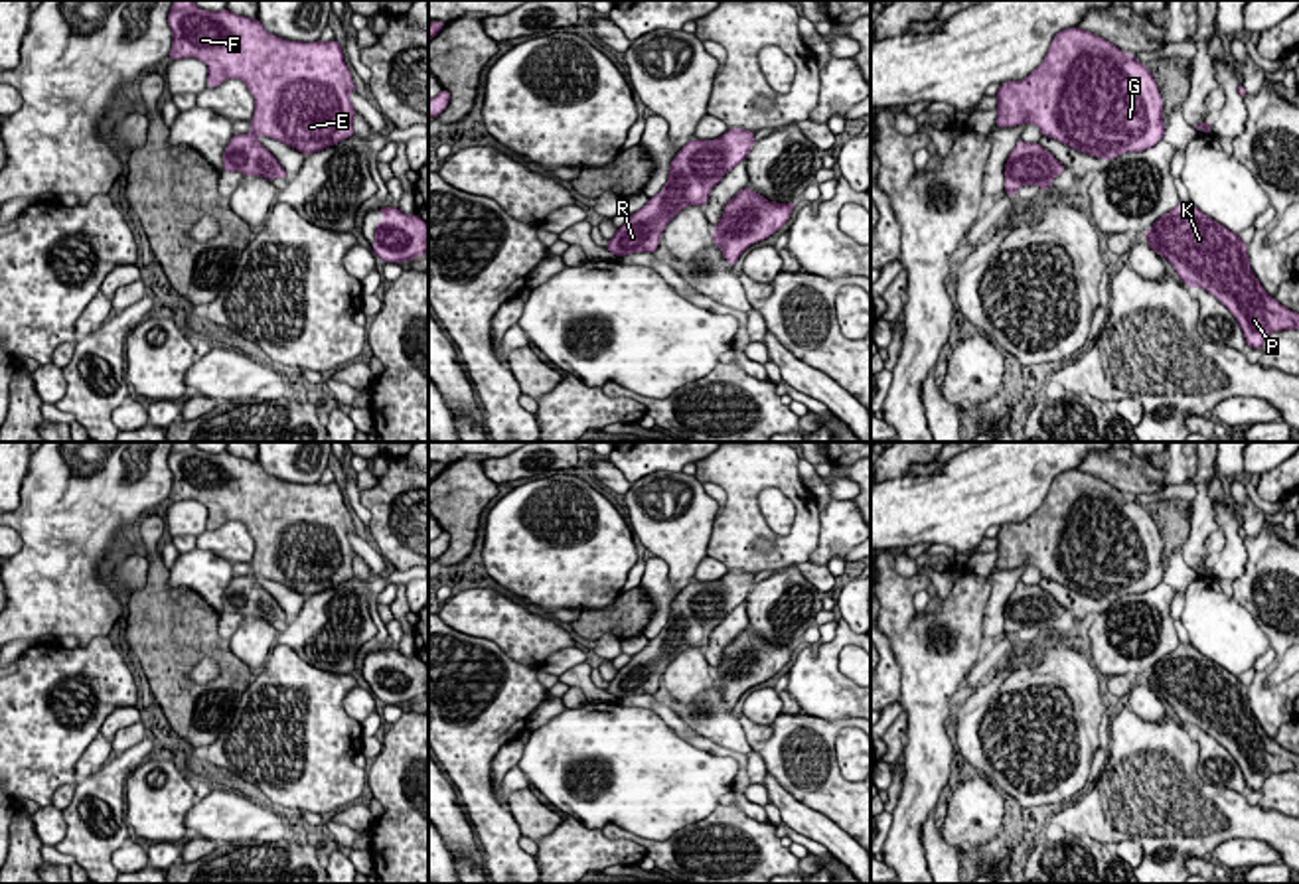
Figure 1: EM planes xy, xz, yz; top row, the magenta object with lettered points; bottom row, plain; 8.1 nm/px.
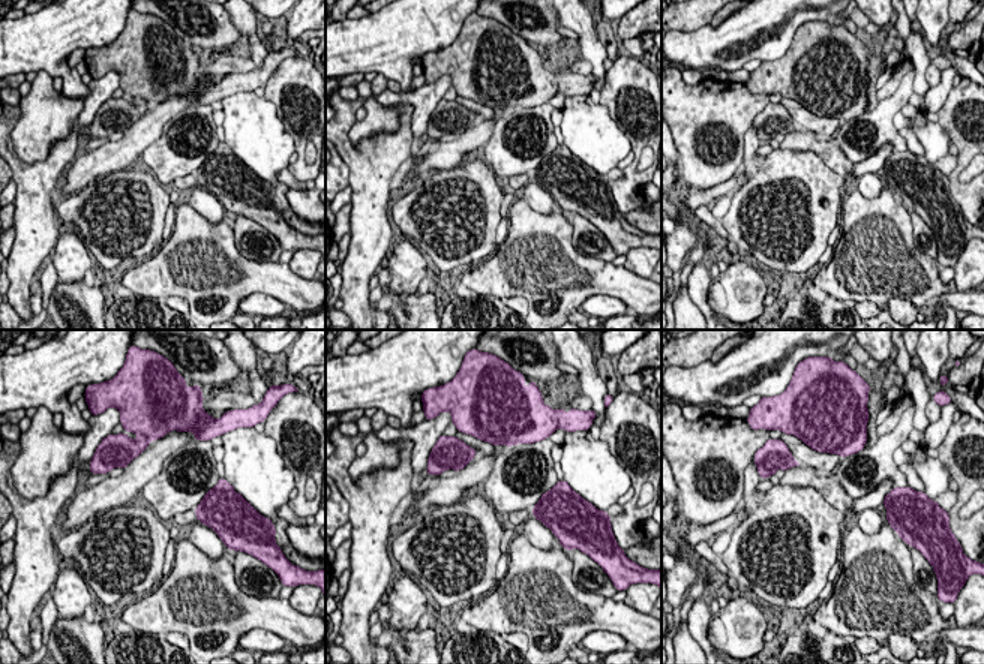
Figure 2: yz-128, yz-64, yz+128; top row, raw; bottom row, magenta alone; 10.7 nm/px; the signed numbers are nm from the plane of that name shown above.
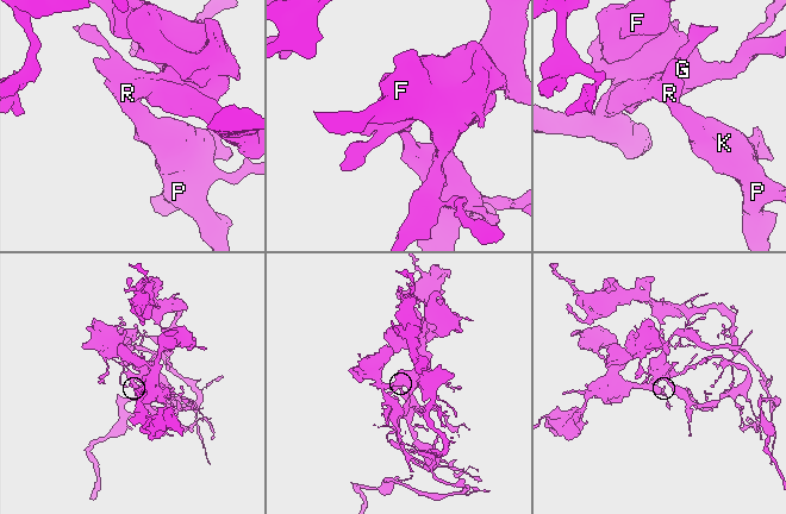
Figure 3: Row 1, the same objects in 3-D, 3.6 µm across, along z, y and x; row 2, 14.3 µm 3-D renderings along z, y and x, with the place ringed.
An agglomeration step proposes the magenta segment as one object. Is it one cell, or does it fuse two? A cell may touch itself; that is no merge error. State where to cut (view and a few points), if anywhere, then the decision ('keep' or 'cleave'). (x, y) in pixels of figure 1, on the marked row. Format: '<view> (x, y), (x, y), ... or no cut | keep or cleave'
no cut | keep

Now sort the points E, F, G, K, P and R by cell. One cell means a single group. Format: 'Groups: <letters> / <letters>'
Groups: E F G K P R

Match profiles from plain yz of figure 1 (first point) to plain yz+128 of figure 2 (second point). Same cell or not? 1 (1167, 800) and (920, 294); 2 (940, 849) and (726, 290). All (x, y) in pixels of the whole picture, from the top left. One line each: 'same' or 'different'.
1: same
2: different

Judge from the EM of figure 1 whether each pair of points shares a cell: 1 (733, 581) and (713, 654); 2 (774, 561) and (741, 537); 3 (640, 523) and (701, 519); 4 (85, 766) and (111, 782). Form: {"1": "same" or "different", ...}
{"1": "same", "2": "same", "3": "same", "4": "different"}

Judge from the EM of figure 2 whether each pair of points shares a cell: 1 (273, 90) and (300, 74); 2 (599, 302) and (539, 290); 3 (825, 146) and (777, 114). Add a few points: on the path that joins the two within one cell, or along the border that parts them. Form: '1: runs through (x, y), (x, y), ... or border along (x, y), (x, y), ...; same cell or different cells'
1: runs through (279, 89), (294, 80); same cell
2: border along (621, 300), (612, 296), (591, 294), (578, 309); different cells
3: border along (798, 128), (785, 135); different cells

